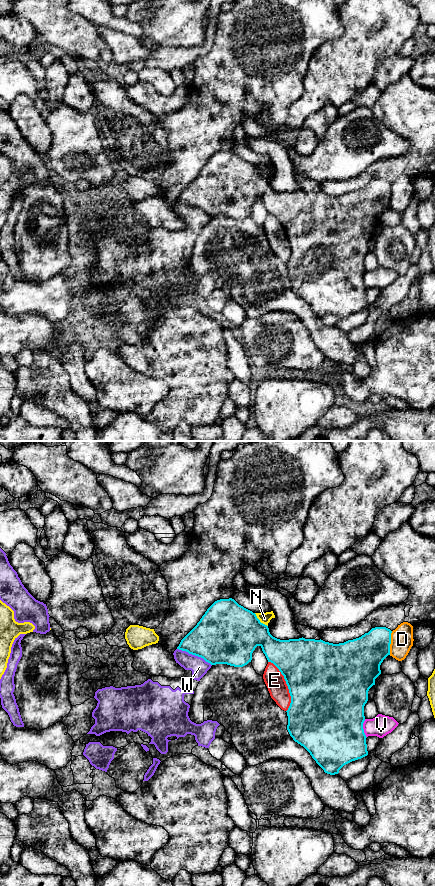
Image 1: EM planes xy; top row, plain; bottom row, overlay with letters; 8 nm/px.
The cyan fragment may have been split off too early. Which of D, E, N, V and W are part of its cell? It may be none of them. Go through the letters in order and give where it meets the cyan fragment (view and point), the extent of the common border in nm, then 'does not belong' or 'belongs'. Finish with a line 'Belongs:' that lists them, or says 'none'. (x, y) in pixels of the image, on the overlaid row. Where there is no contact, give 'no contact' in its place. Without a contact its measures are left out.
D: meets cyan in xy at (390, 643); contact 190 nm long; does not belong
E: meets cyan in xy at (287, 685); contact 440 nm long; does not belong
N: meets cyan in xy at (259, 621); contact 160 nm long; does not belong
V: meets cyan in xy at (362, 728); contact 150 nm long; does not belong
W: meets cyan in xy at (194, 654); contact 320 nm long; does not belong
Belongs: none

